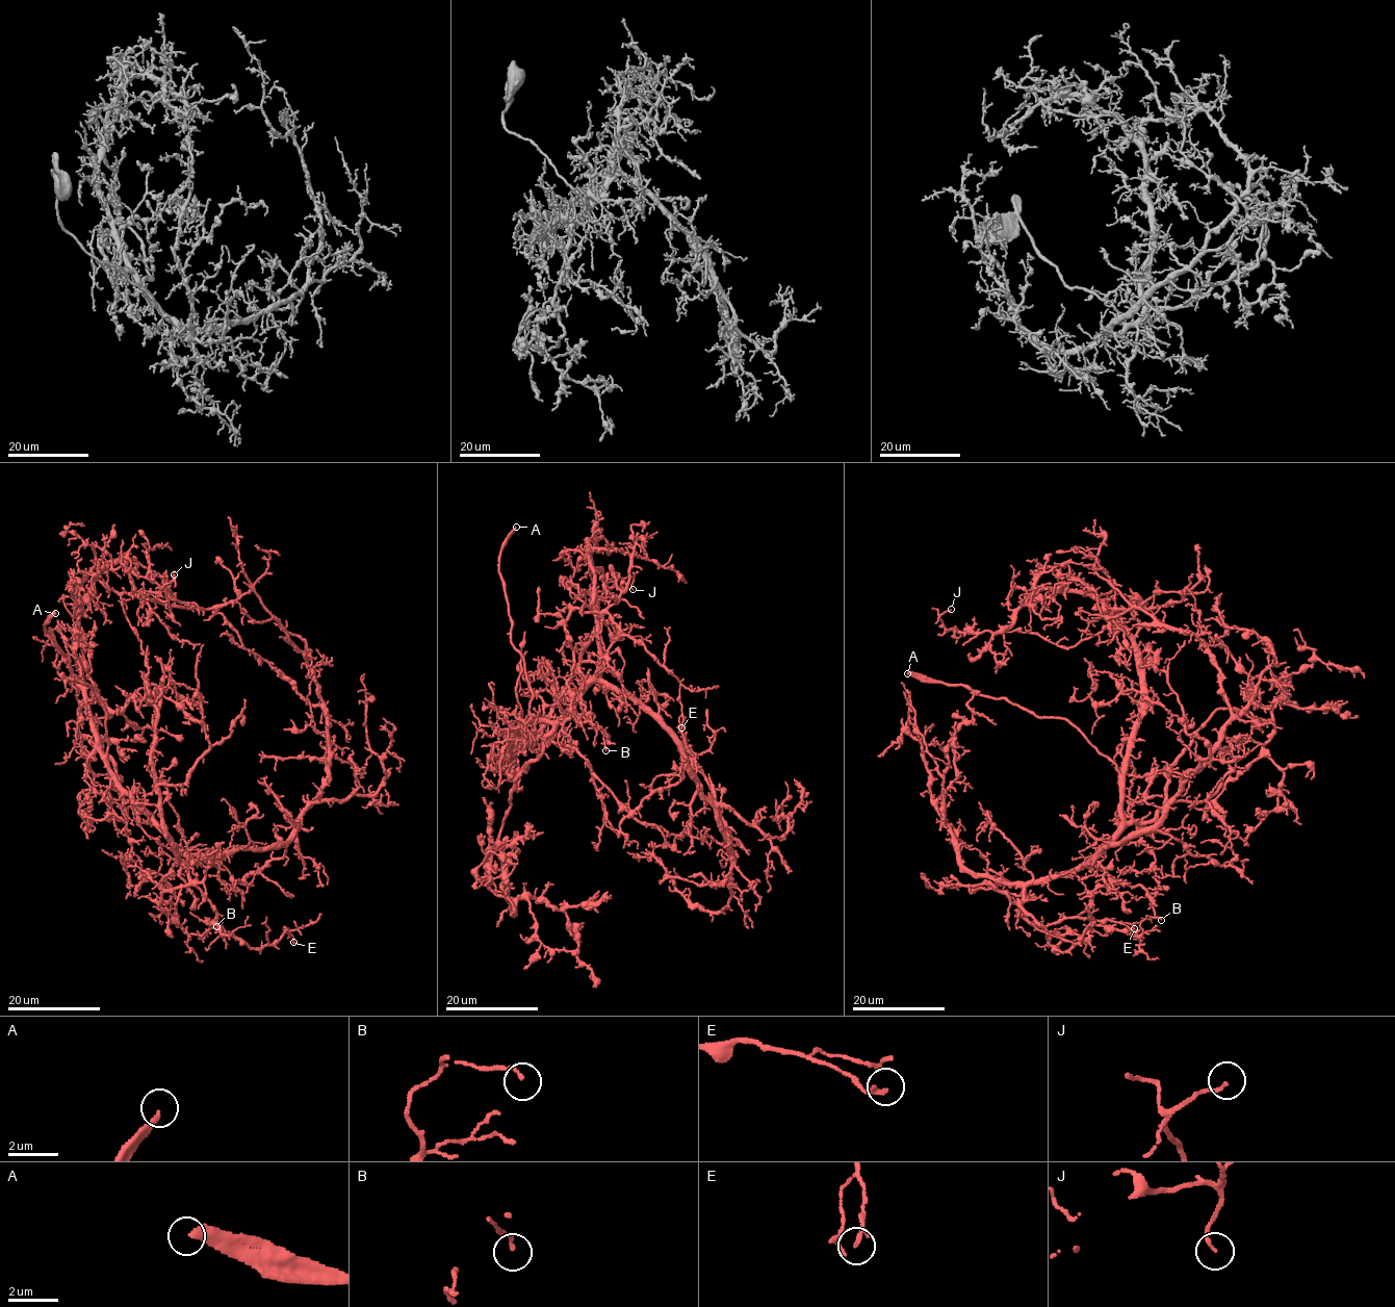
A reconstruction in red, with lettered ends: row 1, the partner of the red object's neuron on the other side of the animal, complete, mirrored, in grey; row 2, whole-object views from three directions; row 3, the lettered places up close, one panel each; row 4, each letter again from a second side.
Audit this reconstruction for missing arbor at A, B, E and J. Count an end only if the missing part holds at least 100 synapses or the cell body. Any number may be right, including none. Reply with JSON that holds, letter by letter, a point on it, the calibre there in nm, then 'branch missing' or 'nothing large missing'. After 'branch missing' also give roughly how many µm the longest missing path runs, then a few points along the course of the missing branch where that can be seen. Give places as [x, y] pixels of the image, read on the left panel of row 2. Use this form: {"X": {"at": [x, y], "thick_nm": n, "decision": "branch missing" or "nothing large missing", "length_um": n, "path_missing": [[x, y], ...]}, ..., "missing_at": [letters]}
{"A": {"at": [55, 613], "thick_nm": 280, "decision": "branch missing", "length_um": 25, "path_missing": [[55, 613], [58, 610], [49, 551], [48, 554]]}, "B": {"at": [216, 926], "thick_nm": 120, "decision": "nothing large missing"}, "E": {"at": [293, 942], "thick_nm": 190, "decision": "nothing large missing"}, "J": {"at": [174, 574], "thick_nm": 130, "decision": "nothing large missing"}, "missing_at": ["A"]}

